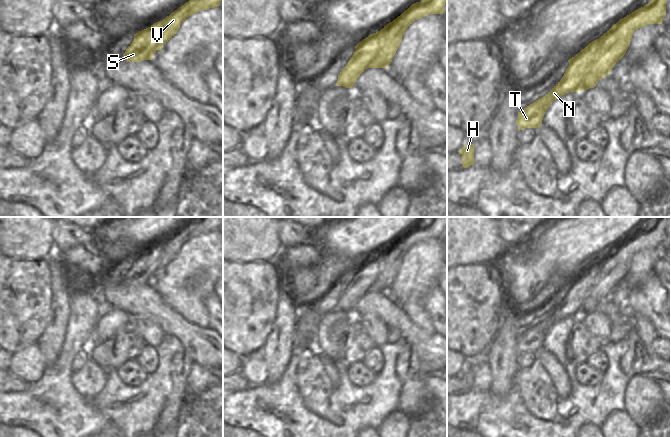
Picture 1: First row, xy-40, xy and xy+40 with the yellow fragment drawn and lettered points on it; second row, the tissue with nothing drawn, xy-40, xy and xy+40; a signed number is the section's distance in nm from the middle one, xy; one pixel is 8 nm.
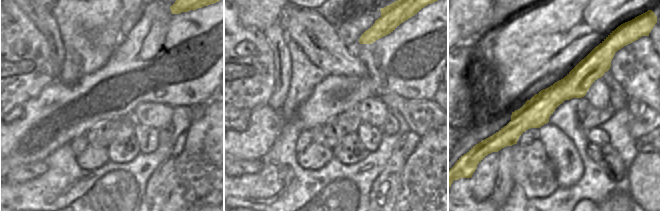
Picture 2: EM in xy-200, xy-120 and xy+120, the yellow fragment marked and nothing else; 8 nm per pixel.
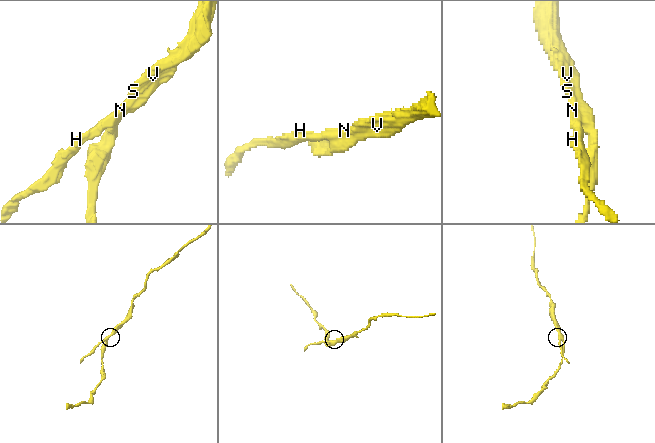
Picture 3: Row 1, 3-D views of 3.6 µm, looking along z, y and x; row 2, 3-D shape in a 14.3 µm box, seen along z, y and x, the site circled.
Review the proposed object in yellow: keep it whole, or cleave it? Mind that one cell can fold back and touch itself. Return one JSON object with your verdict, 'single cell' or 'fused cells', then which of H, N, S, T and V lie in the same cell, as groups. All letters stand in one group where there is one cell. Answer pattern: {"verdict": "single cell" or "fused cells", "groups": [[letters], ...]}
{"verdict": "fused cells", "groups": [["H", "N", "S", "T"], ["V"]]}

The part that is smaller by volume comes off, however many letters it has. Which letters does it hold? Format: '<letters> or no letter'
H, N, S, T

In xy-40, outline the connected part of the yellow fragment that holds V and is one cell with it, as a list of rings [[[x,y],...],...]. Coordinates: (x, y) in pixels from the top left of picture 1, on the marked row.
[[[189,0],[184,5],[179,7],[169,16],[162,20],[164,29],[160,43],[156,50],[161,50],[162,47],[176,34],[180,25],[191,15],[209,8],[220,6],[221,0]]]

